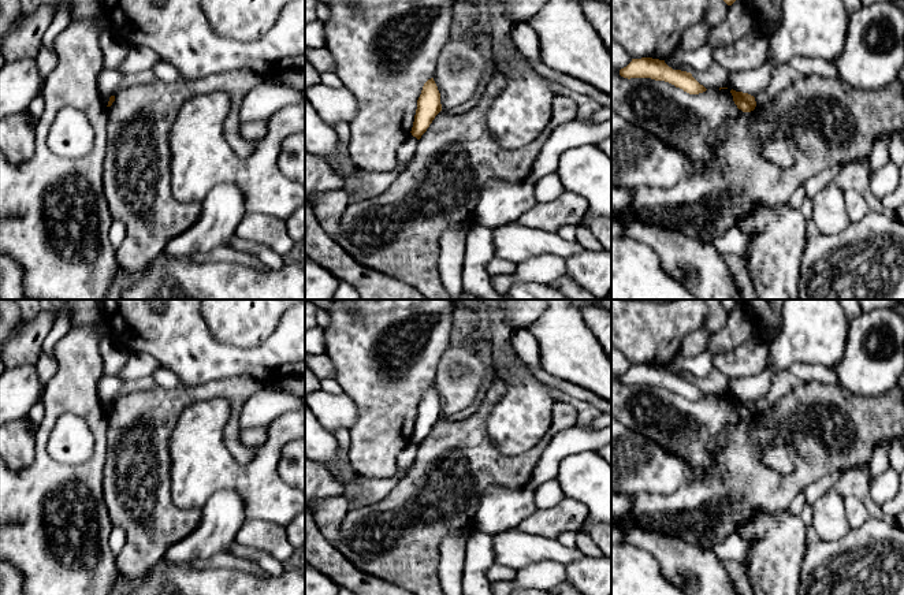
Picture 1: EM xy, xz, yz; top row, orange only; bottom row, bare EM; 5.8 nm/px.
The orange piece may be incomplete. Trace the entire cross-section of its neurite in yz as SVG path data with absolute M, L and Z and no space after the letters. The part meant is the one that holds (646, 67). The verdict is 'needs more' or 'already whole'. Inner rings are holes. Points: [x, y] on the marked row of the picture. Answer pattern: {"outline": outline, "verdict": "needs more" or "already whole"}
{"outline": "M652 57L632 59L626 67L620 70L620 75L628 79L651 78L655 81L665 81L689 94L699 94L707 90L691 72L673 70L665 60Z", "verdict": "already whole"}

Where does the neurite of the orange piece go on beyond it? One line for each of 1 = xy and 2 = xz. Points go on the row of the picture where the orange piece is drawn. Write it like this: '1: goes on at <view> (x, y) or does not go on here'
1: does not go on here
2: does not go on here

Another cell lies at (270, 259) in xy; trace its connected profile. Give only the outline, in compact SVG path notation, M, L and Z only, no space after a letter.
M235 234L228 238L226 245L237 252L254 256L256 259L260 260L264 268L272 271L279 271L286 264L283 257L278 254L275 250L267 248L265 245L239 238Z

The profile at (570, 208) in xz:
M565 190L551 202L537 202L516 222L521 226L557 234L563 226L577 226L584 222L589 202L583 196Z

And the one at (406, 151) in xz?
M410 135L399 148L397 152L397 167L395 170L402 170L410 163L416 153L416 148L418 145L418 140L413 135Z

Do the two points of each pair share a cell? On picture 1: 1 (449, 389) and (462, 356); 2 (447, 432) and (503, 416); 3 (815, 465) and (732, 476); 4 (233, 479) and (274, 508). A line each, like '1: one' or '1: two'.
1: one
2: two
3: one
4: one

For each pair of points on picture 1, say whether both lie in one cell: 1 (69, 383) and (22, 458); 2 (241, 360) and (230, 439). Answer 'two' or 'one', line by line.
1: two
2: two

